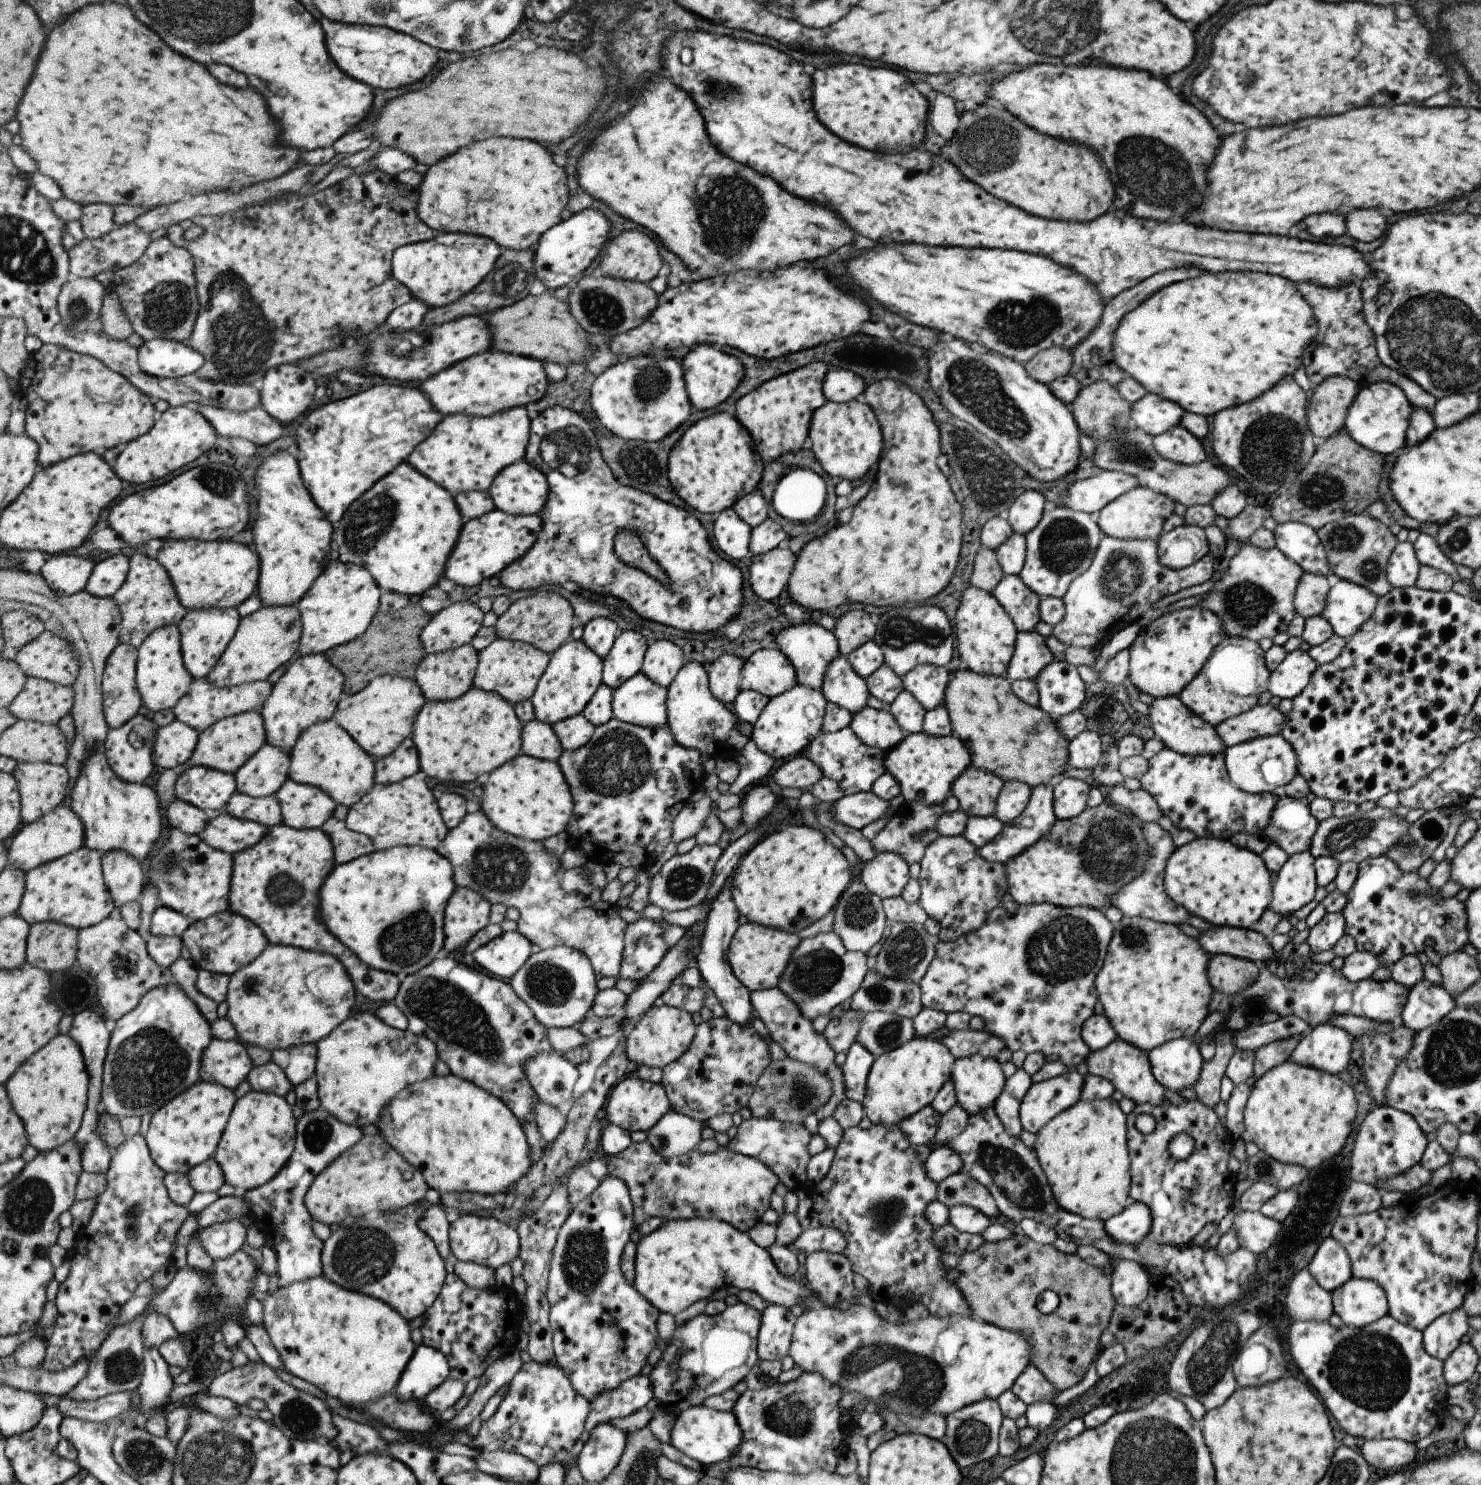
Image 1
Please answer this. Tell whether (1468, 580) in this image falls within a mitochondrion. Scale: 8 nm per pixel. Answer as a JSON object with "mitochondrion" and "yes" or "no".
{"mitochondrion":"no"}

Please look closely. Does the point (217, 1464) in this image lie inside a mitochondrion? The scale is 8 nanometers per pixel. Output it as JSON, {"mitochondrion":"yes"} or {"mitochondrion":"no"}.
{"mitochondrion":"yes"}

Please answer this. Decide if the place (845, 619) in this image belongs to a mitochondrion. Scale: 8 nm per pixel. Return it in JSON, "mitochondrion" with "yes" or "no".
{"mitochondrion":"no"}

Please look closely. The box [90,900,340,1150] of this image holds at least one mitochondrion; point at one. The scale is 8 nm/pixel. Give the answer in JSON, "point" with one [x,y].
{"point":[149,1066]}

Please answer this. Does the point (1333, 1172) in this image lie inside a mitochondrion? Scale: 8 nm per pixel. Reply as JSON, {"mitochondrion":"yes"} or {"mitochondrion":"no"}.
{"mitochondrion":"no"}

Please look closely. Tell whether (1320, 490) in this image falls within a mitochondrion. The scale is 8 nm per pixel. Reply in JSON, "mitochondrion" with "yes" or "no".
{"mitochondrion":"yes"}

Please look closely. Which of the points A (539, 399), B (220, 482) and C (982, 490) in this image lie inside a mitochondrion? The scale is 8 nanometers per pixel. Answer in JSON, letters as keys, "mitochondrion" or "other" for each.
{"A":"other","B":"mitochondrion","C":"mitochondrion"}

